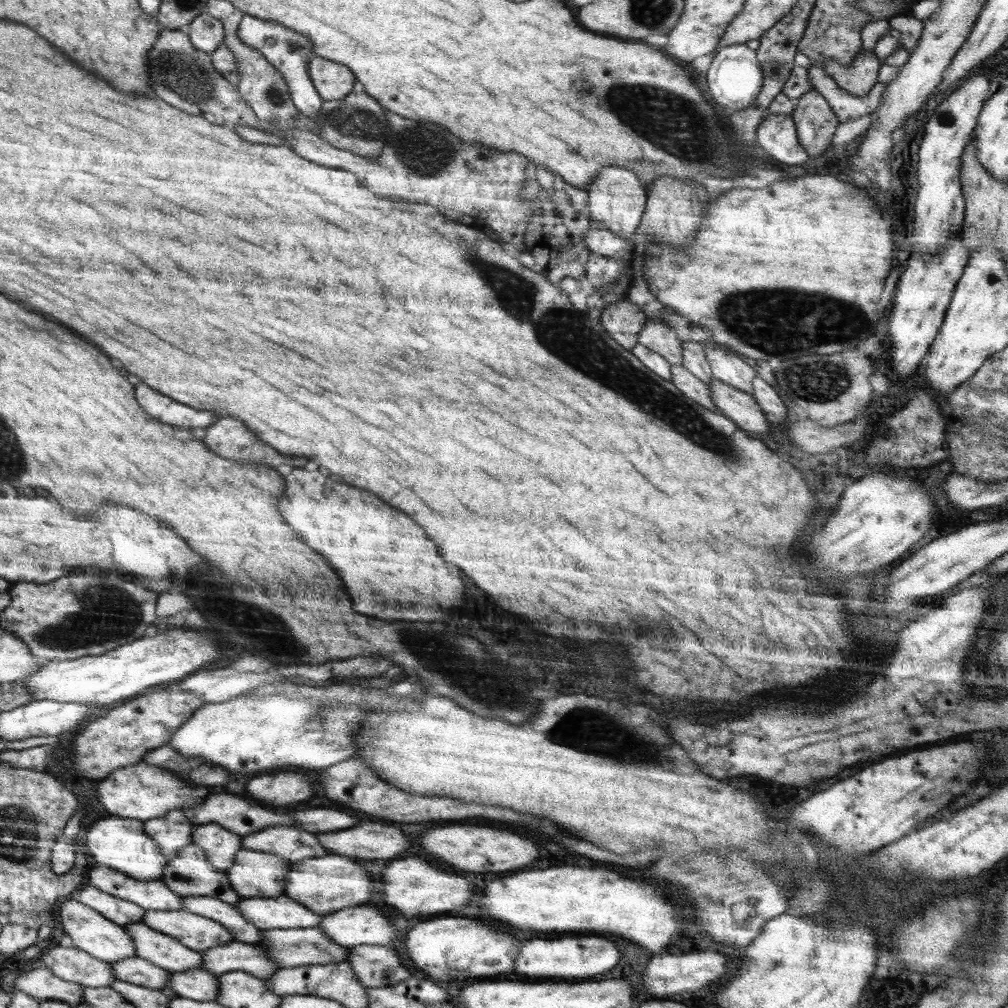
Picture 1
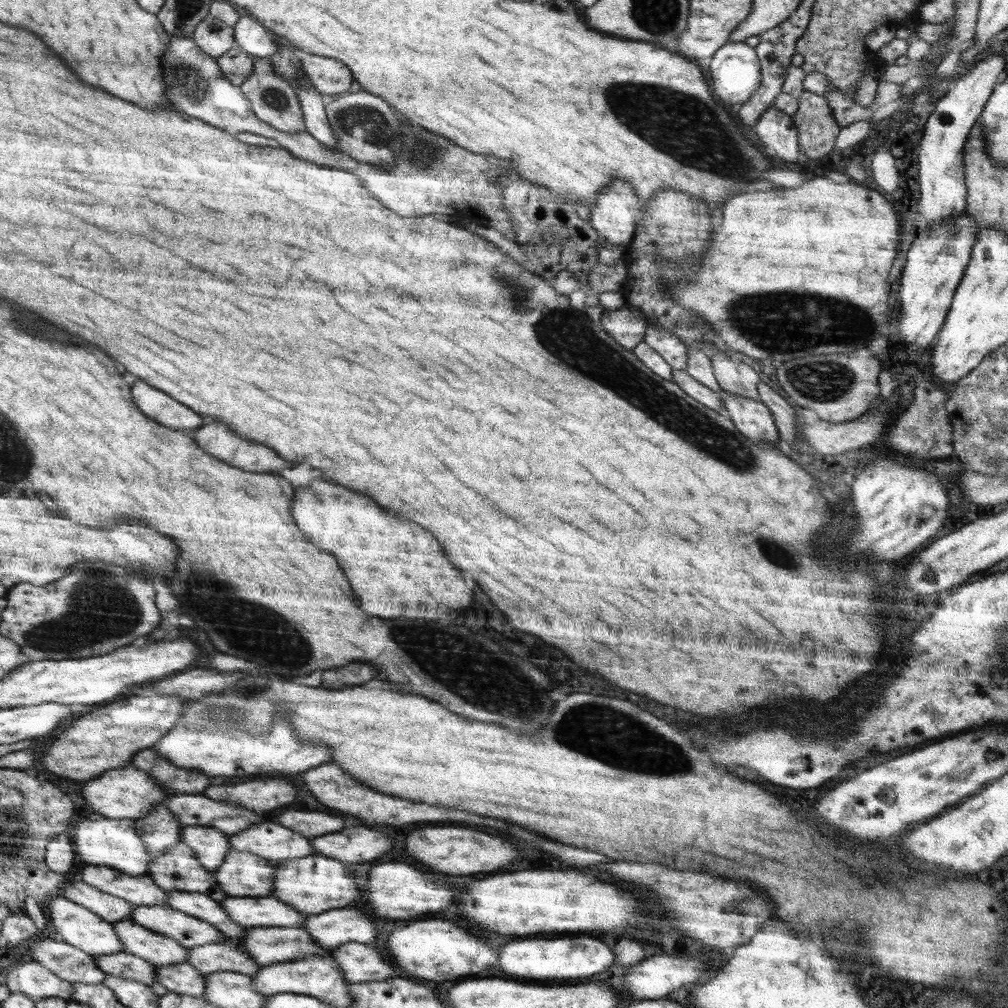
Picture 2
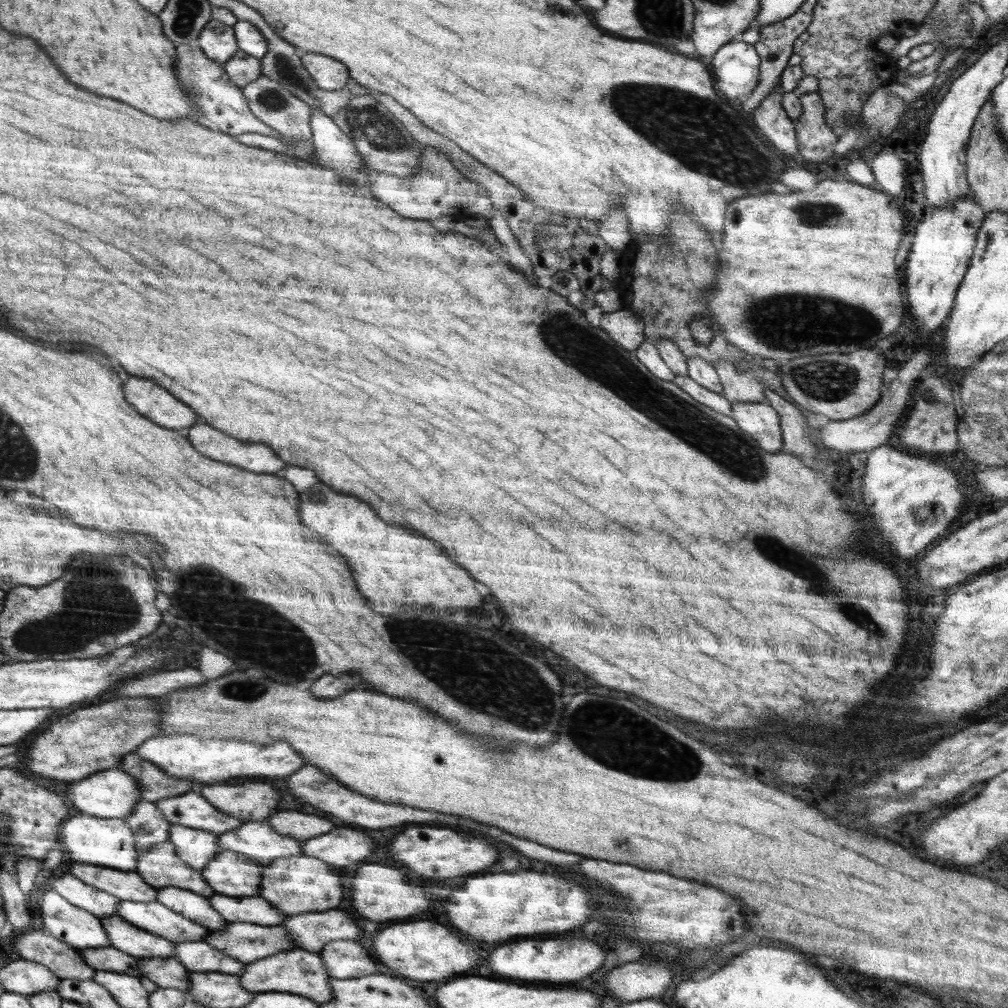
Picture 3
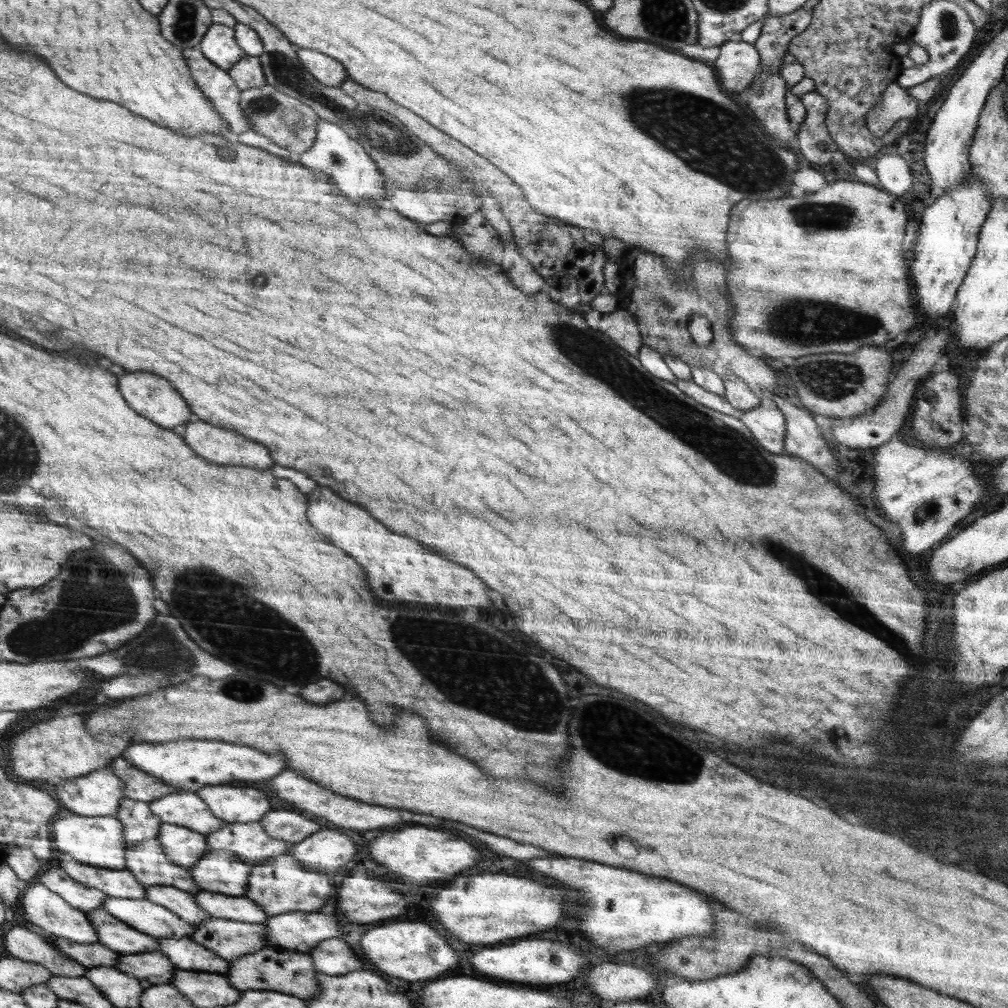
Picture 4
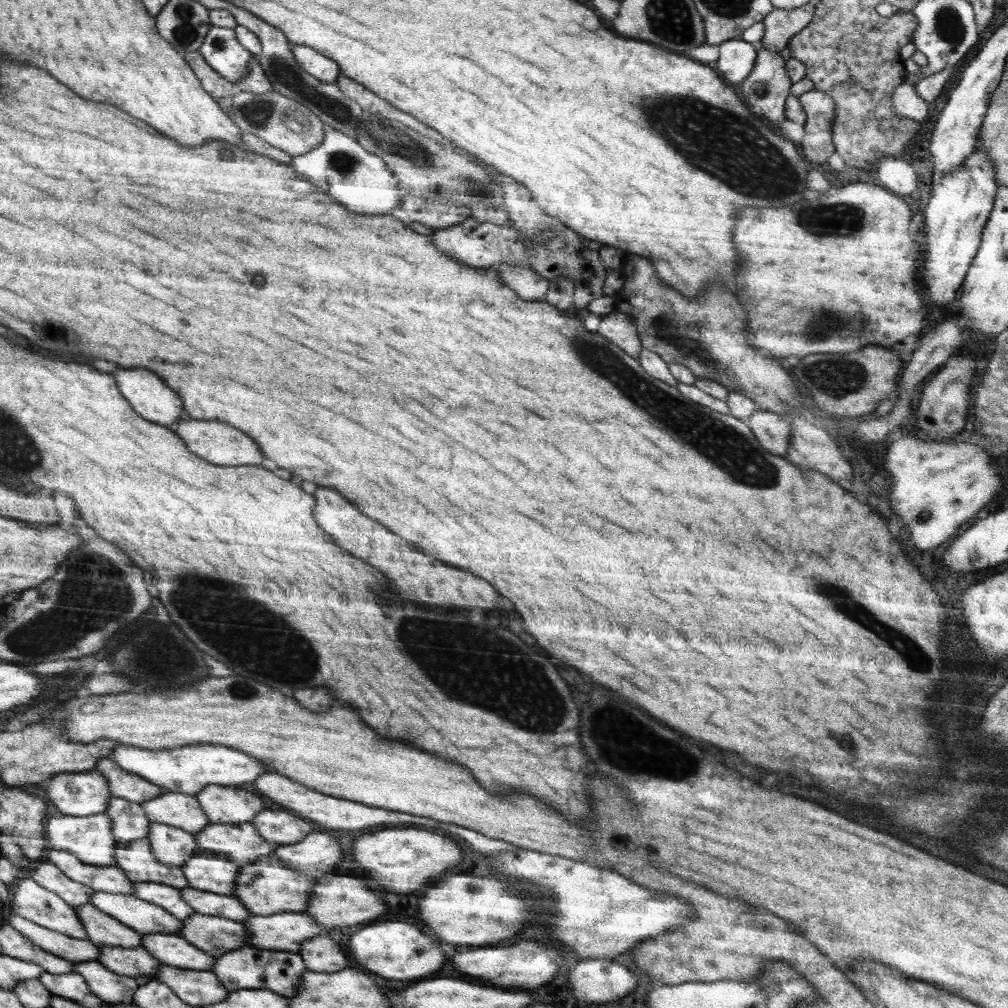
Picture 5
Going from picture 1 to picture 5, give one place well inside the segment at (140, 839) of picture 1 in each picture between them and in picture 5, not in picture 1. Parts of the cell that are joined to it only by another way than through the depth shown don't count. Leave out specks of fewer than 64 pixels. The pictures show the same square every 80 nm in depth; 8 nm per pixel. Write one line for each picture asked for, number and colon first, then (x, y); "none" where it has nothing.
2: (101, 841)
3: (104, 842)
4: (99, 841)
5: (91, 838)

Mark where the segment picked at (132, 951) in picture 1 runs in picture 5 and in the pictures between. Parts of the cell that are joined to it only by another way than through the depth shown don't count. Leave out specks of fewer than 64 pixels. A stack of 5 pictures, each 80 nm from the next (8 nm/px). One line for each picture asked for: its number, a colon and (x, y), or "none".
2: (76, 925)
3: (82, 929)
4: (40, 906)
5: (30, 900)

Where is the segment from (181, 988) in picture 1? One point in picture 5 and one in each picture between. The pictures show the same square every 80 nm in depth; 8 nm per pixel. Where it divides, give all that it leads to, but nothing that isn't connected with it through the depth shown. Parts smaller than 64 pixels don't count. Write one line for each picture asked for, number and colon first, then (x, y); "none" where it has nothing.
2: (183, 978)
3: (164, 972)
4: (153, 966)
5: (133, 962)

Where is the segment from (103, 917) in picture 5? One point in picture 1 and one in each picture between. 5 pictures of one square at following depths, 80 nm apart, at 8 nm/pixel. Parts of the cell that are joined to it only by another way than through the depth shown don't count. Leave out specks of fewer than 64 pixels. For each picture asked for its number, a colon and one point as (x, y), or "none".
1: (168, 952)
2: (161, 950)
3: (125, 936)
4: (115, 934)

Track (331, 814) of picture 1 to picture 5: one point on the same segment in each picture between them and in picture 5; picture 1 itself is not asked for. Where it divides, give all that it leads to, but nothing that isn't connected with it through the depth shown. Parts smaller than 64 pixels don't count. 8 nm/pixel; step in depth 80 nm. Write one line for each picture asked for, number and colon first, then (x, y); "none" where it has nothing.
2: (311, 824)
3: (291, 823)
4: (292, 827)
5: (276, 826)

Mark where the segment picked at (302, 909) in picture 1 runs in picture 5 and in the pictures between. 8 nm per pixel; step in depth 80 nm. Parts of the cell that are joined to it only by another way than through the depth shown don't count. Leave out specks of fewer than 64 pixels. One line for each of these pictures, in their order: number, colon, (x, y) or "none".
2: (268, 911)
3: (254, 909)
4: (240, 908)
5: (203, 902)

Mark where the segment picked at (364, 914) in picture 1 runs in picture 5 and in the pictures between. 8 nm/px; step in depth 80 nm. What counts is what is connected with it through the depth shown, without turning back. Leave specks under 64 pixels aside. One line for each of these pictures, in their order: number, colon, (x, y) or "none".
2: (347, 925)
3: (312, 931)
4: (299, 931)
5: (286, 931)

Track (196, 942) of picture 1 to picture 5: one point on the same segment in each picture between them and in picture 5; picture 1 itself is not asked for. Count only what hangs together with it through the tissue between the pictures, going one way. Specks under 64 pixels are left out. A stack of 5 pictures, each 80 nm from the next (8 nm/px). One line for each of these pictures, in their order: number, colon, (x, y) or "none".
2: (189, 930)
3: (156, 918)
4: (153, 919)
5: (145, 917)

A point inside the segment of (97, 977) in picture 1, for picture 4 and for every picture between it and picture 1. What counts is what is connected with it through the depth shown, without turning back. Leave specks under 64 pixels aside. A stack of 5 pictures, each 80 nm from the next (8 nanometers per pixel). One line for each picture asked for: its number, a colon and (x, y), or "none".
2: (66, 961)
3: (63, 959)
4: (22, 943)

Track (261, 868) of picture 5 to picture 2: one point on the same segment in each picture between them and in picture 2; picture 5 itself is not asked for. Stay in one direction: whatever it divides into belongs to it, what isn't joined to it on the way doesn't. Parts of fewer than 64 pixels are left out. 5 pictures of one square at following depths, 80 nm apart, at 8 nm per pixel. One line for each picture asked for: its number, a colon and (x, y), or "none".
2: (316, 883)
3: (296, 885)
4: (282, 884)

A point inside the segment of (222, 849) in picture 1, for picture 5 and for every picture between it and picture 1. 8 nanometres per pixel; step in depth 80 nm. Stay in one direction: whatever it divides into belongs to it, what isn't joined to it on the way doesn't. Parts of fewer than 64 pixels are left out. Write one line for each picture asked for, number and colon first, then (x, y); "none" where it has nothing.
2: (211, 846)
3: (197, 847)
4: (183, 846)
5: (174, 846)

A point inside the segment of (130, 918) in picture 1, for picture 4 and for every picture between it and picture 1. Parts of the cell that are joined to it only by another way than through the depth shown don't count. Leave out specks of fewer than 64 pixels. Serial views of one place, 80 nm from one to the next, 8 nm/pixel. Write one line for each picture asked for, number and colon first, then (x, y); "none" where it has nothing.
2: (111, 908)
3: (78, 893)
4: (79, 895)

